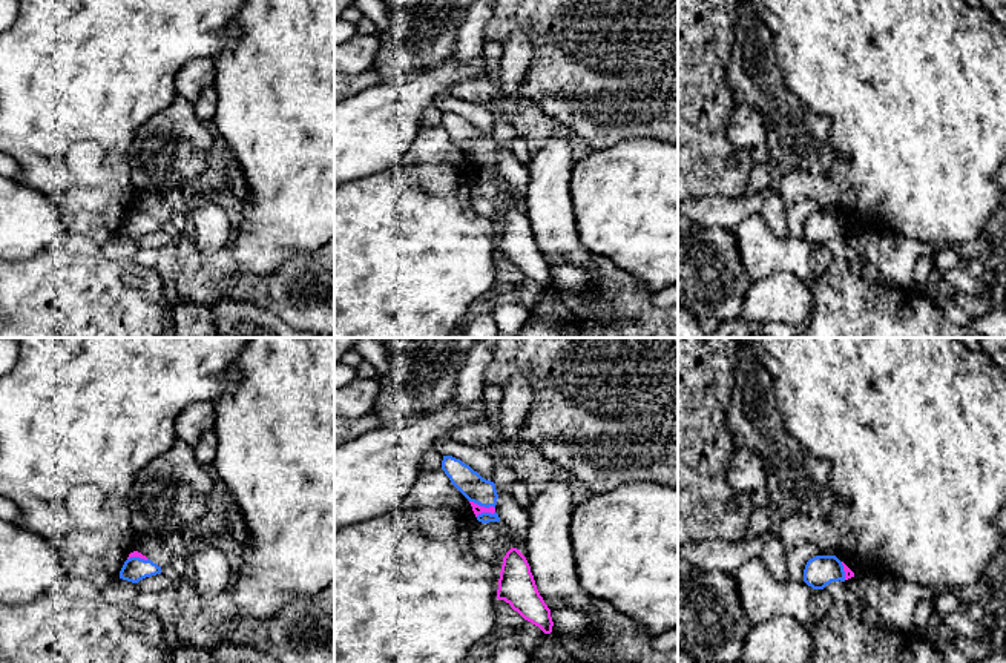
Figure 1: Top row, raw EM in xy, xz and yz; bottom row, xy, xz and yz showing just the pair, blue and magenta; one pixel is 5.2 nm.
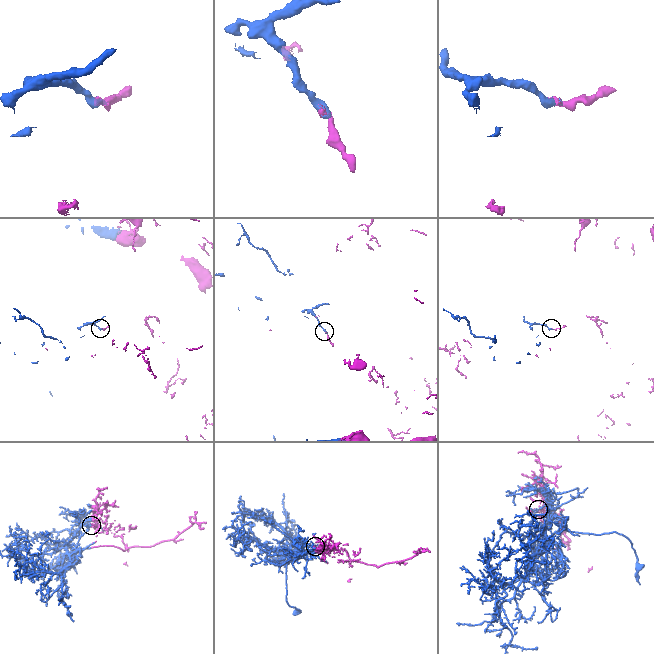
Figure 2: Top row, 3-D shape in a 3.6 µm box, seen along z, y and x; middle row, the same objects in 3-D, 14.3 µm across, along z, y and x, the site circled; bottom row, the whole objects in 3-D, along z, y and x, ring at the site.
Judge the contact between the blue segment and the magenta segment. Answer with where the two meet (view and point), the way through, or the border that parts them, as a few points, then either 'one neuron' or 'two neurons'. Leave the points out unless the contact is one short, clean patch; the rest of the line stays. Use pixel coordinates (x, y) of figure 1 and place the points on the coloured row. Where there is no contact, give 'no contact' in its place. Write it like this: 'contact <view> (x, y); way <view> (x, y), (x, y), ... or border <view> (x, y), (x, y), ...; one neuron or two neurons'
contact xz (482, 505); one neuron

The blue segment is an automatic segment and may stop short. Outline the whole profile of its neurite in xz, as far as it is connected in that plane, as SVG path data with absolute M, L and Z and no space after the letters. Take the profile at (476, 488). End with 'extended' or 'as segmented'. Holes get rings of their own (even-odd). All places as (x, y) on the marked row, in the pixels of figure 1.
M443 456L442 470L451 483L469 500L478 522L500 522L495 513L498 494L494 482L483 479L469 465L452 456Z; extended

